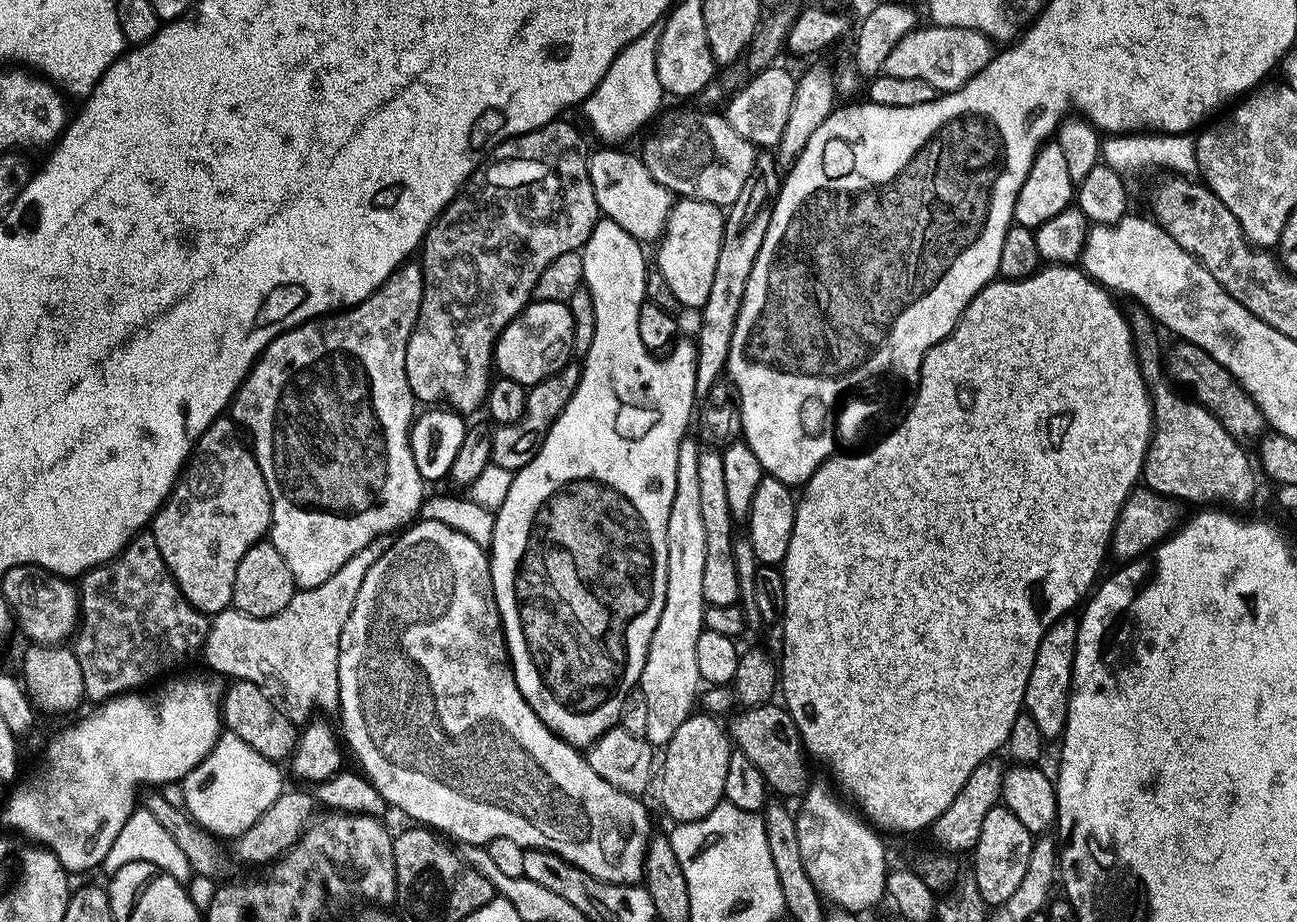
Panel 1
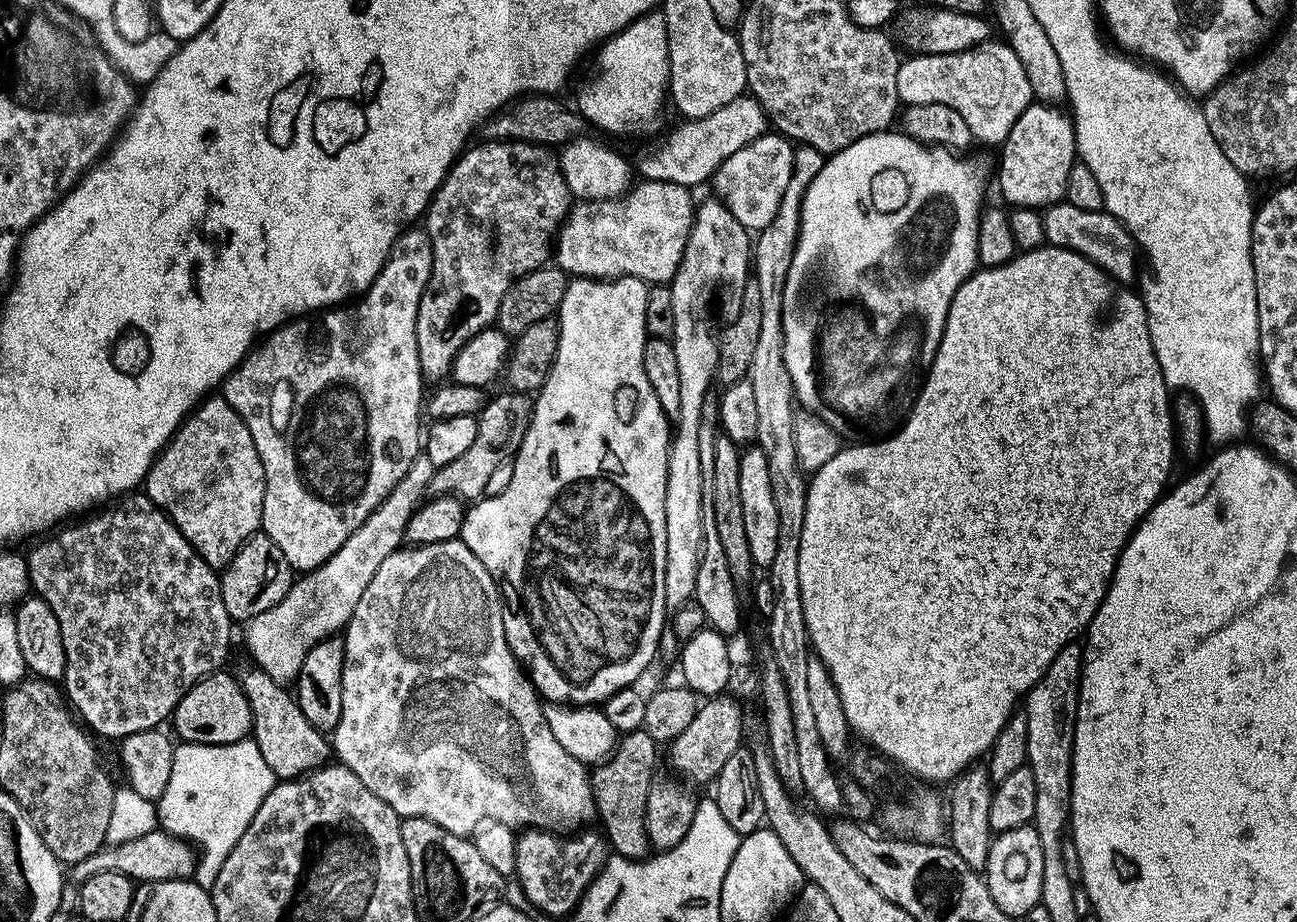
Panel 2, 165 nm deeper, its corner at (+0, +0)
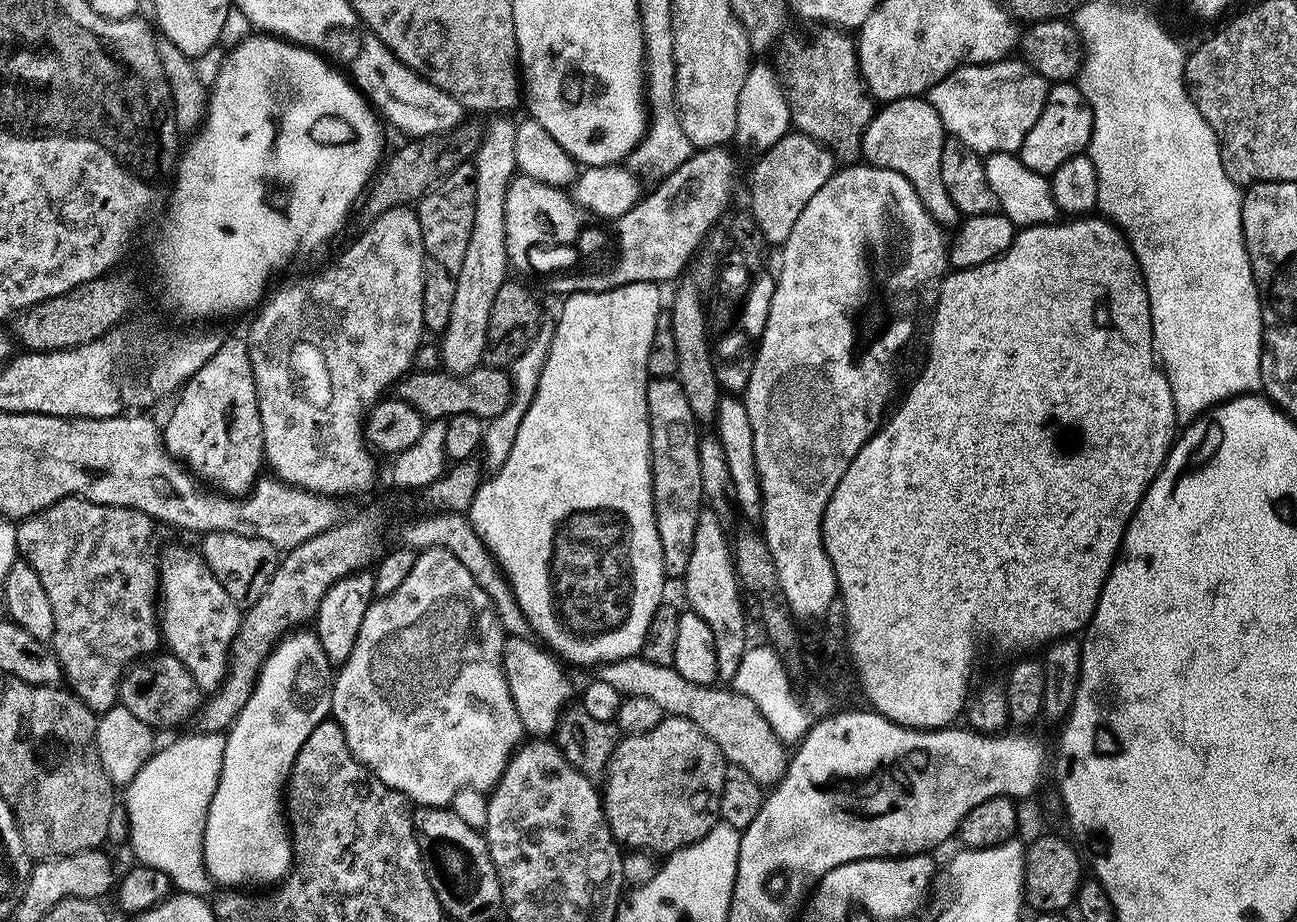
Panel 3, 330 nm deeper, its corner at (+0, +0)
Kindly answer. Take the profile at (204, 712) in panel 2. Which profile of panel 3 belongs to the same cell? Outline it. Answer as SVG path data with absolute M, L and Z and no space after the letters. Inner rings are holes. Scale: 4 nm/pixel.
M155 653L131 665L120 682L119 703L154 730L170 728L199 711L202 693L196 679L172 653Z

